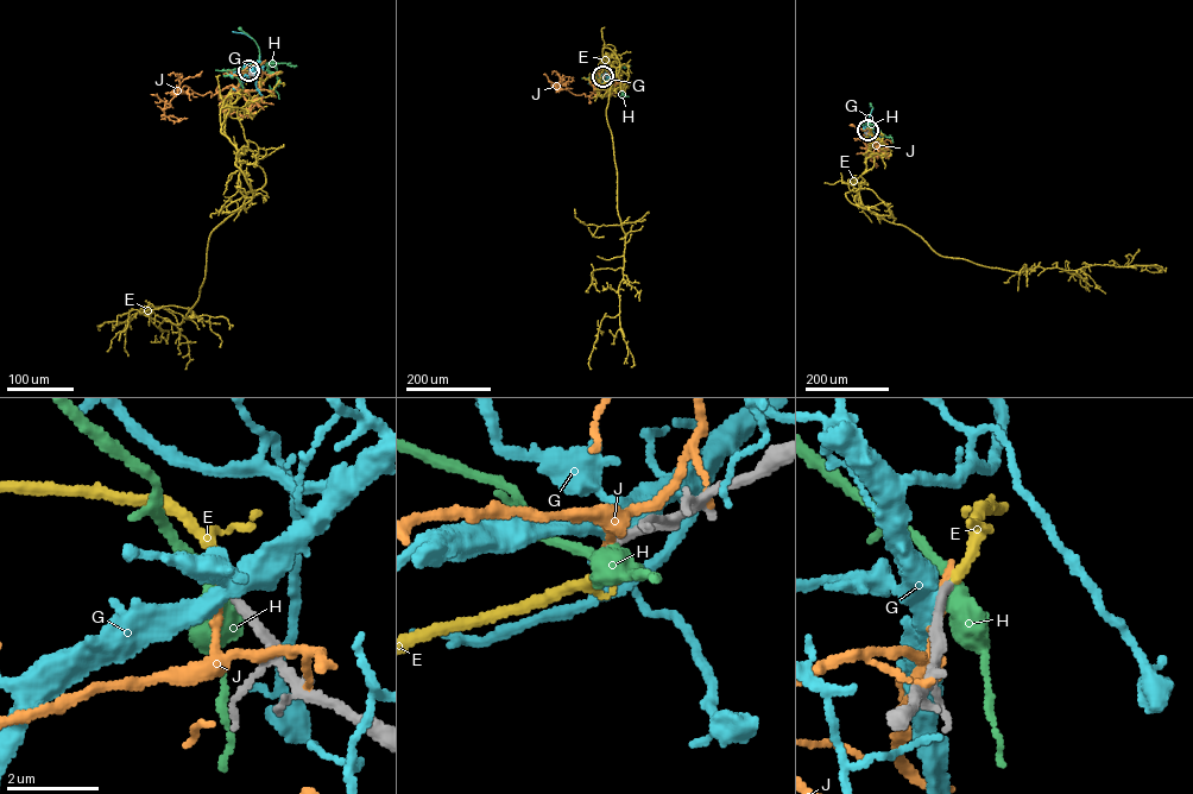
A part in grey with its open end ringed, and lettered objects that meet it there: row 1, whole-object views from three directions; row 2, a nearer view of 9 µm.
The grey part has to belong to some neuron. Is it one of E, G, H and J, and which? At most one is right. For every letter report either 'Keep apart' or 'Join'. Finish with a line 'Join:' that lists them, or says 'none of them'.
E: Join
G: Keep apart
H: Keep apart
J: Keep apart
Join: E

